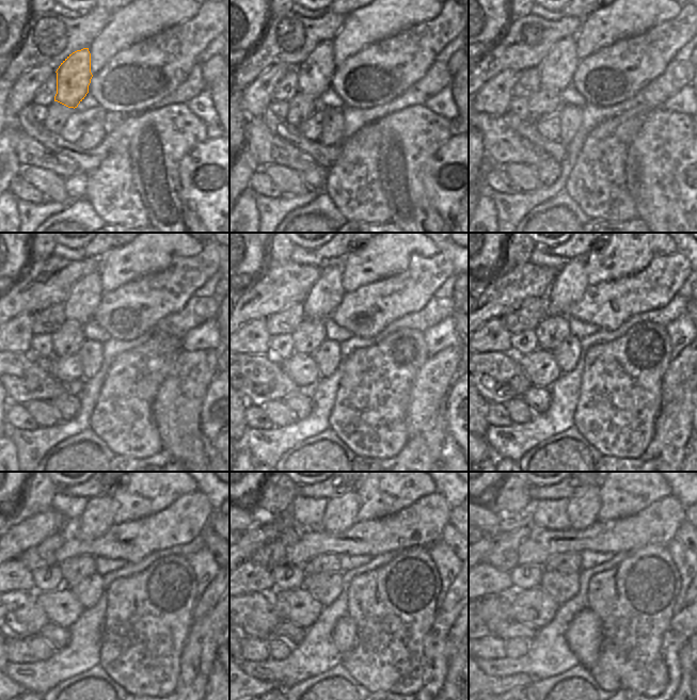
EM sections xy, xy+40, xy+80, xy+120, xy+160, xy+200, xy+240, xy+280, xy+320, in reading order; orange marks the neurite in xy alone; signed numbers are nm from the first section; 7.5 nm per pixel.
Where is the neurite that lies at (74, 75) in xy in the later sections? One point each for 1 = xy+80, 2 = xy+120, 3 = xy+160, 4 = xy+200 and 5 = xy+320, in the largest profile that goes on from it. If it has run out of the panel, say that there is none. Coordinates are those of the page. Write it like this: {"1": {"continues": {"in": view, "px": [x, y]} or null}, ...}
{"1": {"continues": {"in": "xy+80", "px": [556, 70]}}, "2": {"continues": {"in": "xy+120", "px": [85, 296]}}, "3": {"continues": {"in": "xy+160", "px": [322, 299]}}, "4": {"continues": {"in": "xy+200", "px": [571, 282]}}, "5": {"continues": {"in": "xy+320", "px": [582, 511]}}}

